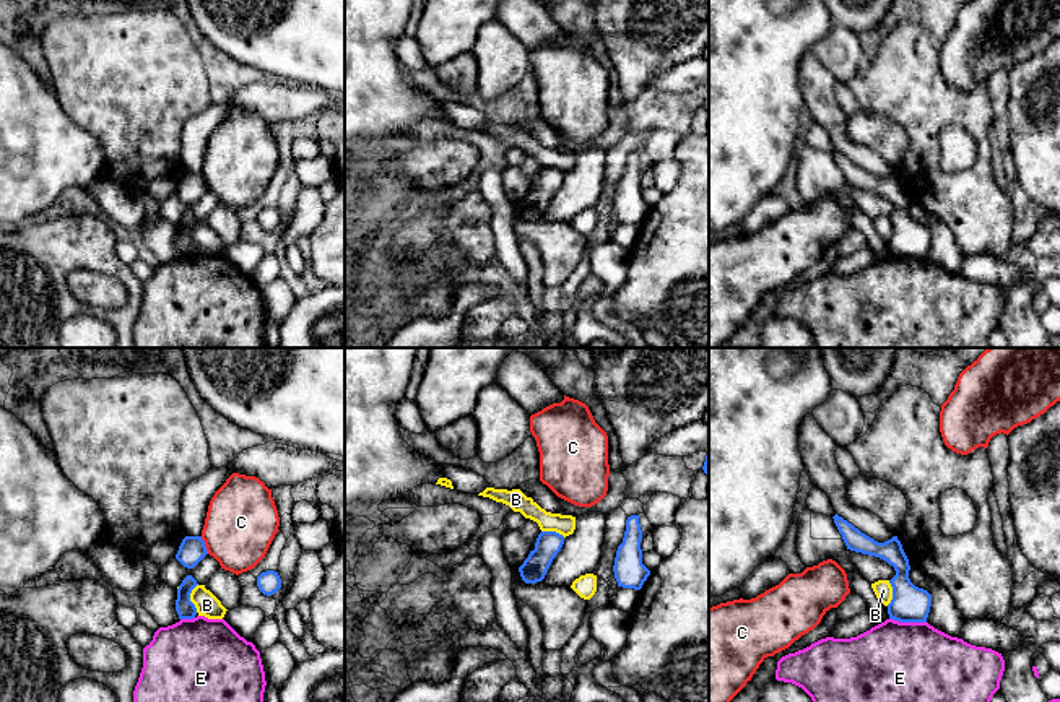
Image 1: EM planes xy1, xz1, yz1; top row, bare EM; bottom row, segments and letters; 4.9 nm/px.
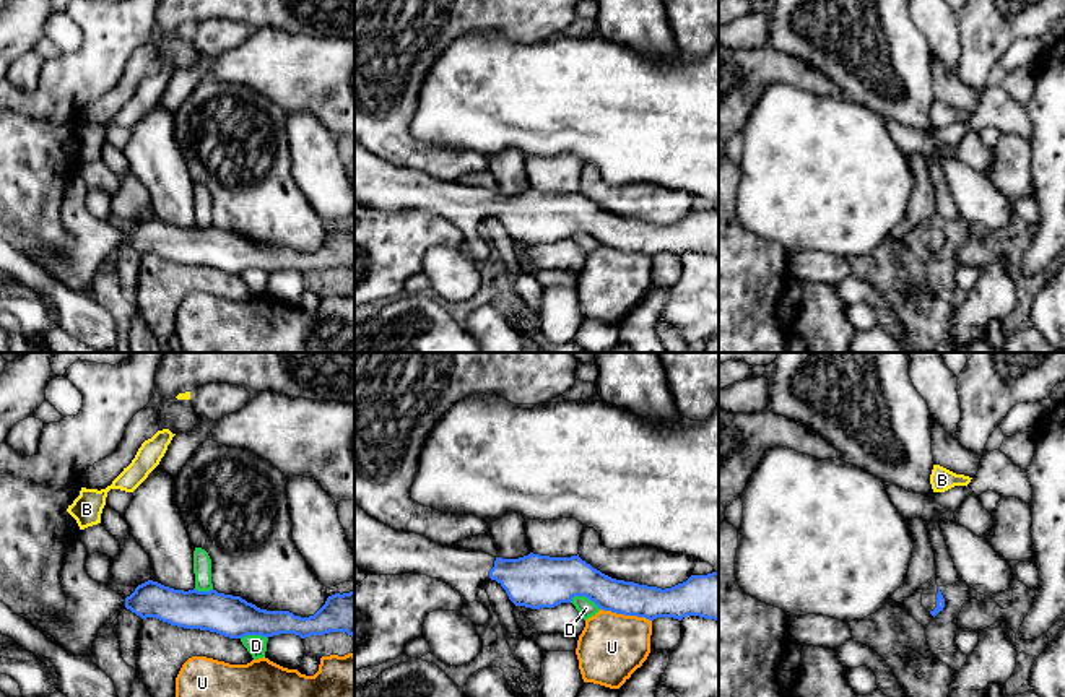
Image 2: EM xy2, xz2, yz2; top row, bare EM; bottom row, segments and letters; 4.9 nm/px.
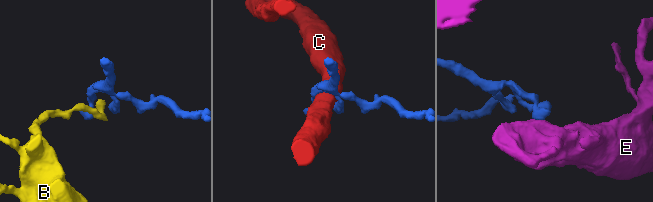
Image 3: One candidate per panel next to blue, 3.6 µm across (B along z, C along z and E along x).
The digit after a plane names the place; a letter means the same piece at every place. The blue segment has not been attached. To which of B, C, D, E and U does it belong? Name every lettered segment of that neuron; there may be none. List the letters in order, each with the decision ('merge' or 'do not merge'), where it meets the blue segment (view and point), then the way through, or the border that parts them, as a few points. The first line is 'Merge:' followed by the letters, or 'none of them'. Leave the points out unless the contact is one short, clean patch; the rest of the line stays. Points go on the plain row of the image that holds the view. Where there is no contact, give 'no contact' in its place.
Merge: none of them
B: do not merge; meets blue in xy1 at (189, 234); border along xy1 (197, 220), (191, 229), (195, 247)
C: do not merge; meets blue in xy1 at (204, 181)
D: do not merge; meets blue in xz2 at (586, 233); border along xz2 (569, 238), (574, 233), (587, 233), (600, 244)
E: do not merge; meets blue in yz1 at (907, 257); border along yz1 (890, 254), (925, 259)
U: do not merge; meets blue in xz2 at (626, 251)

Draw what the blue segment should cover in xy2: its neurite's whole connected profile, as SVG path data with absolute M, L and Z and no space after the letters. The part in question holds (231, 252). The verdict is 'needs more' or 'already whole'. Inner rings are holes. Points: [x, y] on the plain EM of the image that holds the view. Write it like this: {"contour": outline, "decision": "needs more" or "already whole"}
{"contour": "M81 175L65 188L60 218L67 244L57 252L42 252L39 263L75 292L91 292L98 266L112 260L127 244L141 255L156 253L171 262L216 268L229 275L294 270L301 275L330 268L354 271L354 227L335 229L309 253L289 247L267 247L241 232L216 226L174 226L148 216L125 232L112 219L93 216L86 205L88 185Z", "decision": "needs more"}

